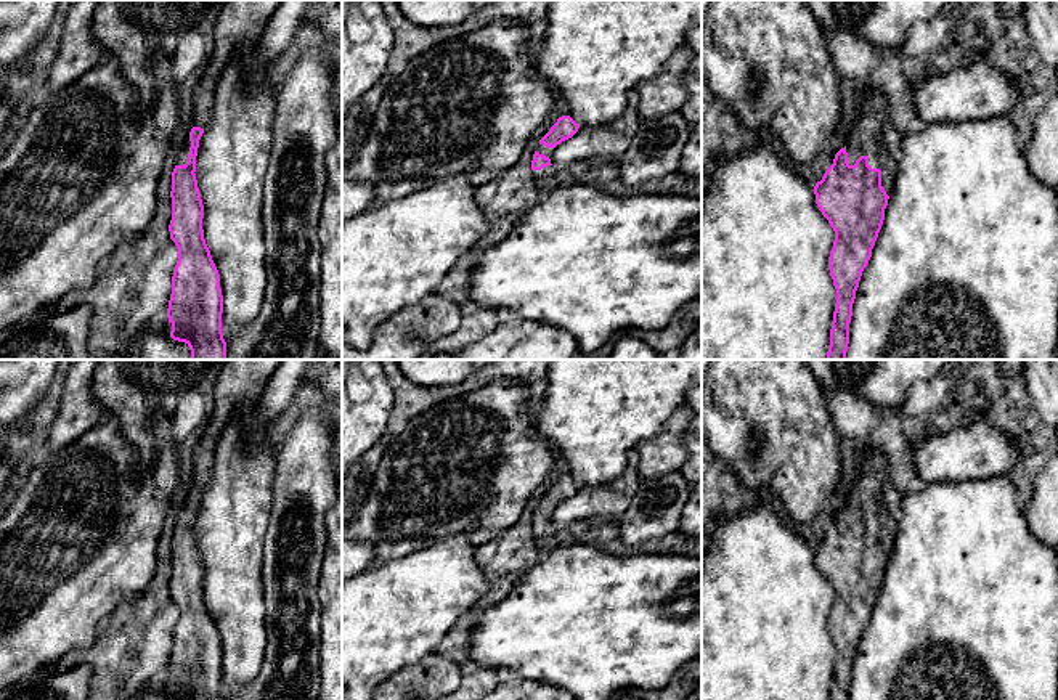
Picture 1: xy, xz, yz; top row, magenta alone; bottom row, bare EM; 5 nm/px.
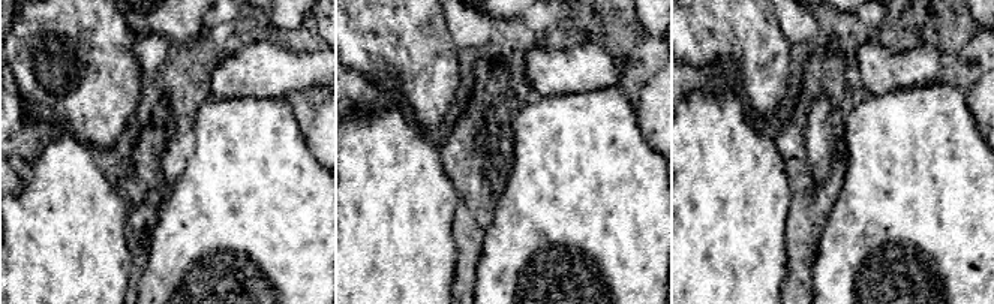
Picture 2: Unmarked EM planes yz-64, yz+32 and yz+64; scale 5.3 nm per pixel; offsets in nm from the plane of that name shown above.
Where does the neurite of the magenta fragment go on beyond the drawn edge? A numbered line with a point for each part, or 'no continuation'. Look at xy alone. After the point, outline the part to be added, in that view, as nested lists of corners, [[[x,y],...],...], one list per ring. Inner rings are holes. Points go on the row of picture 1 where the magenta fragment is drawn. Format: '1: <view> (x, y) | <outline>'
1: xy (182, 158) | [[[188,135],[181,151],[177,154],[177,165],[185,165],[188,162],[189,148],[191,148],[191,141]]]

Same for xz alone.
1: xz (549, 175) | [[[554,165],[543,167],[541,170],[535,170],[533,173],[535,173],[539,186],[547,186],[547,188],[551,188],[552,185],[560,181],[564,177],[564,173],[559,169],[555,169]]]

